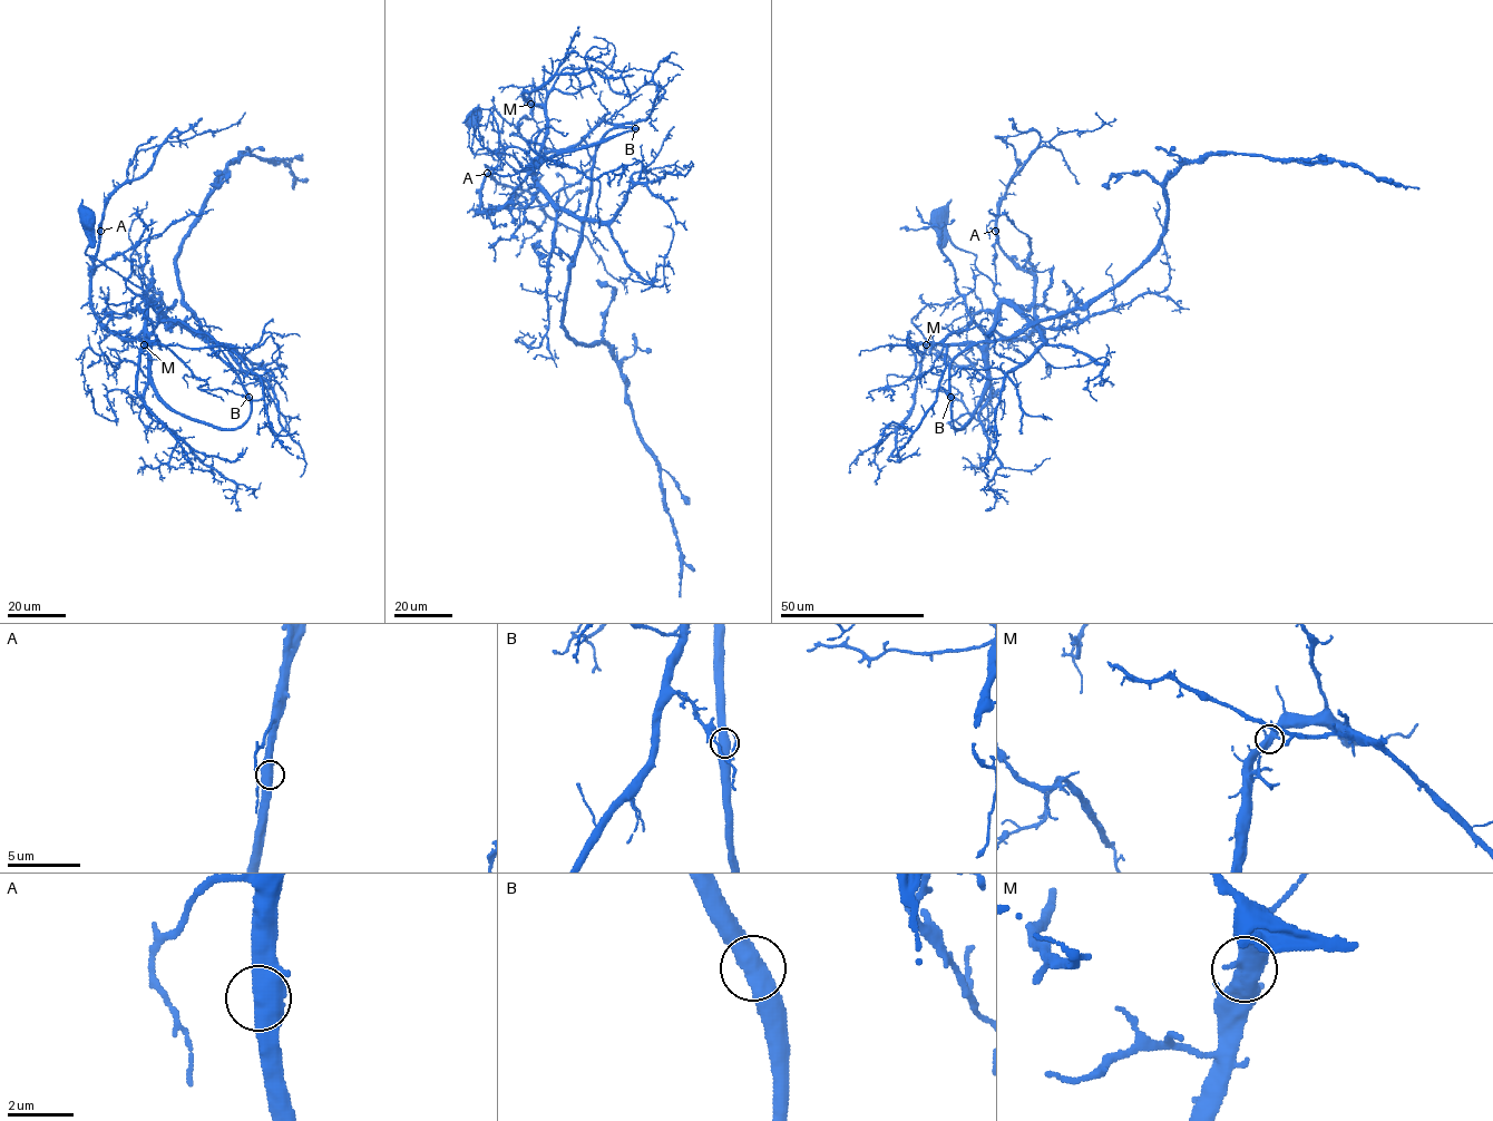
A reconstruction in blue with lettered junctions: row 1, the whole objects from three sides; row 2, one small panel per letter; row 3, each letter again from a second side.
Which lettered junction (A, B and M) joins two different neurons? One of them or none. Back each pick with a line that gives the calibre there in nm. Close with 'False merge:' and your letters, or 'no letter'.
False merge: no letter

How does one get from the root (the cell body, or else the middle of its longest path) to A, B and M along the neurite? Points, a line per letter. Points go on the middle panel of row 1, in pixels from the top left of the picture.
A: (474, 116), (472, 152), (497, 154), (534, 176), (529, 173), (501, 205), (477, 212), (487, 173)
B: (474, 116), (472, 152), (497, 154), (515, 168), (530, 171), (534, 176), (533, 167), (553, 156), (635, 128)
M: (474, 116), (472, 152), (497, 154), (534, 176), (546, 110), (530, 104)

